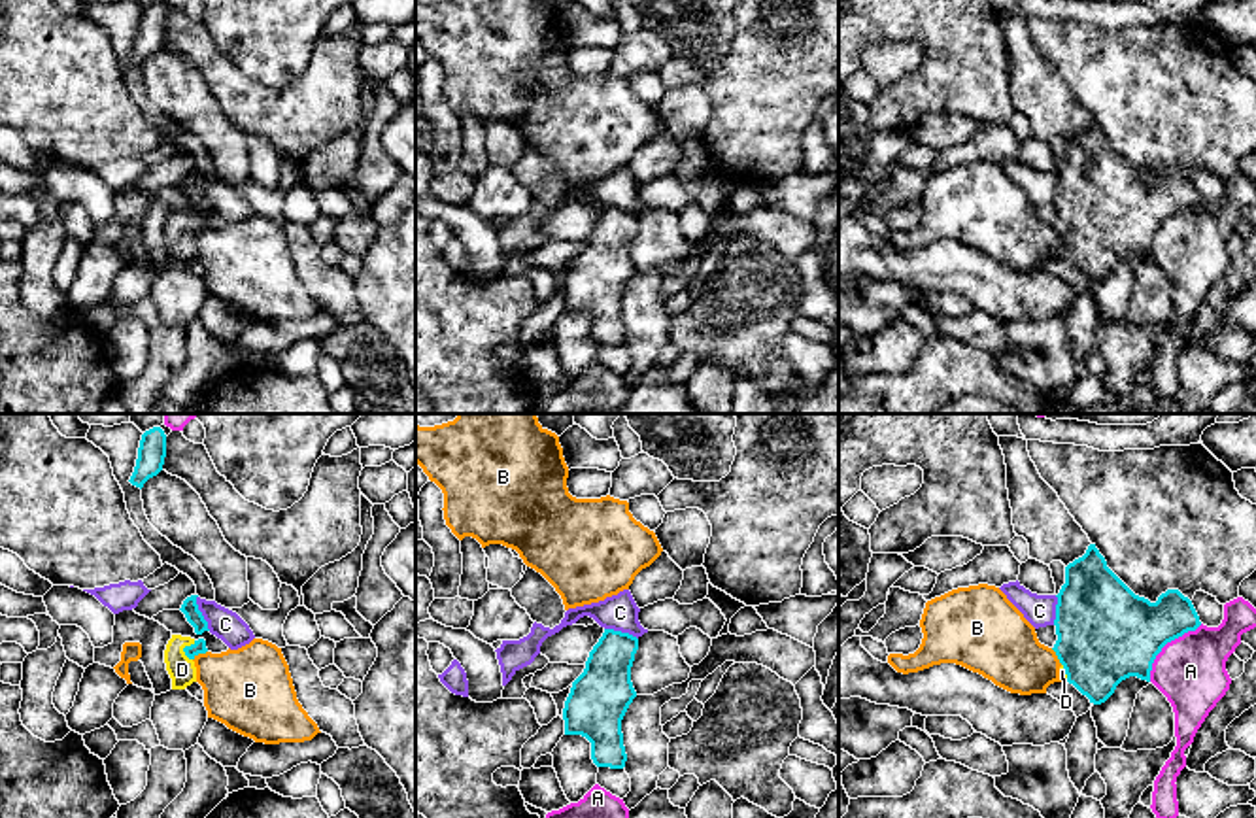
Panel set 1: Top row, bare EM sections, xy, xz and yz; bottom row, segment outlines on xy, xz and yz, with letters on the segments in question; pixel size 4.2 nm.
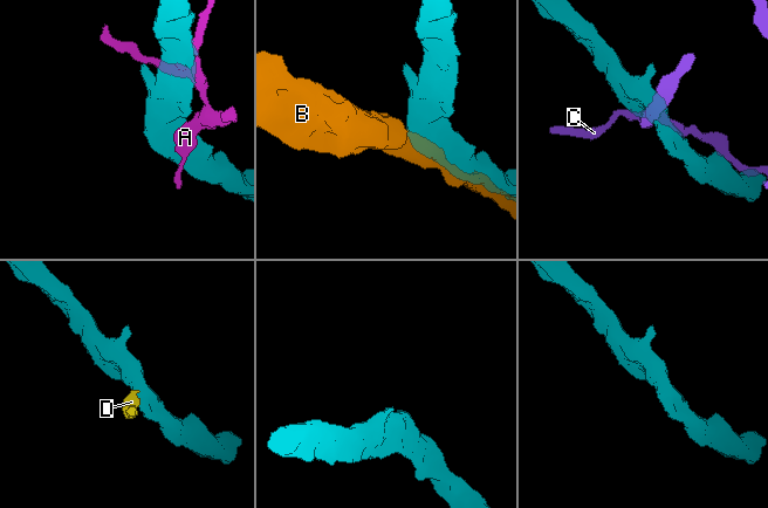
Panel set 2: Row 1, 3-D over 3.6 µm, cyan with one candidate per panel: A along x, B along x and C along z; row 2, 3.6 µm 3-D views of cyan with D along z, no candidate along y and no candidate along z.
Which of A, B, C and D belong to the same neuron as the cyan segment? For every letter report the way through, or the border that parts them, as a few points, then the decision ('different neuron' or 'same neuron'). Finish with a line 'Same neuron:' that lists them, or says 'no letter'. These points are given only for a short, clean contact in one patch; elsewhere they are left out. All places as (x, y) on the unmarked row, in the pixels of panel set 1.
A: different neuron
B: different neuron
C: different neuron
D: across xy (199, 223), (184, 225), (182, 246) | same neuron
Same neuron: D

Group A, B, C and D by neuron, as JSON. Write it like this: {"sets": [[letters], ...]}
{"sets": [["A"], ["B"], ["C"], ["D"]]}

